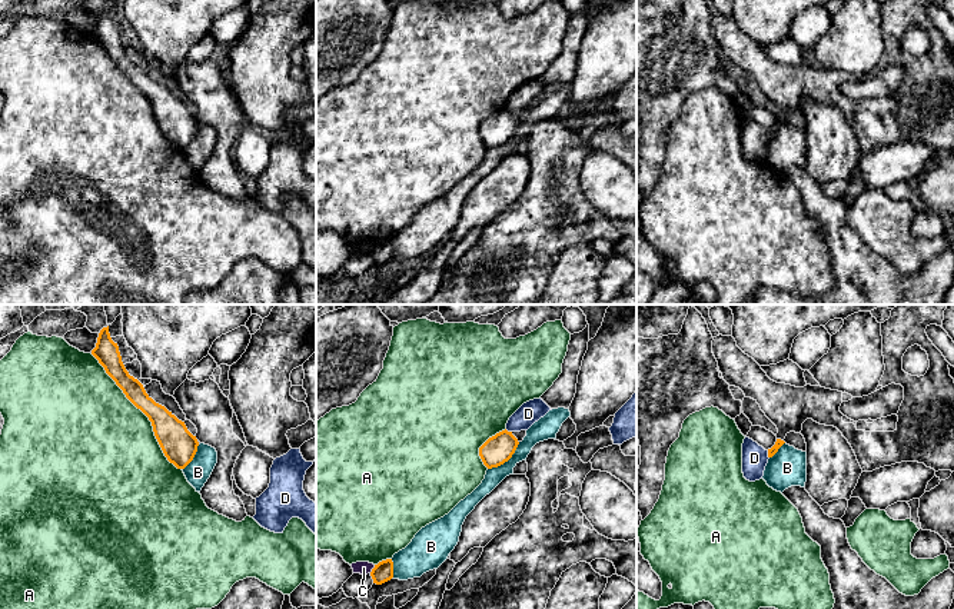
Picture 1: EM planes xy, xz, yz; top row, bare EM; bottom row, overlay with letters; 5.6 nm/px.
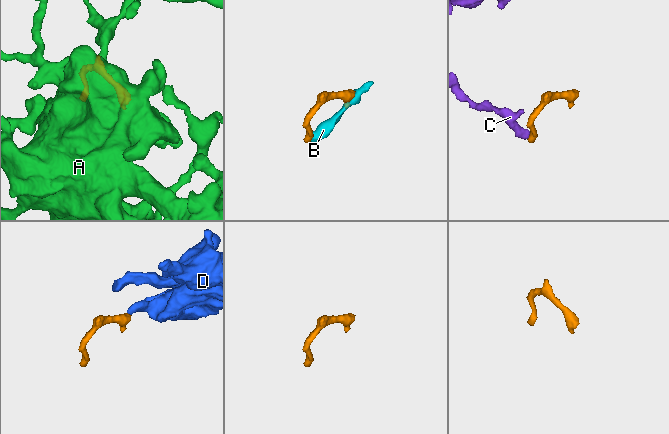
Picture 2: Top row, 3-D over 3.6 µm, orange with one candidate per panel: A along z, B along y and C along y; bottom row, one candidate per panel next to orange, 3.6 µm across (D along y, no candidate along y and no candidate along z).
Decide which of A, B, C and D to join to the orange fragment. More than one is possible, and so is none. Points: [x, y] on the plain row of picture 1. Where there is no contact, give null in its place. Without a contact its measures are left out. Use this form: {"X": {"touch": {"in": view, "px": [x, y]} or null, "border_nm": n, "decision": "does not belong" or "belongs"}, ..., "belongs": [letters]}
{"A": {"touch": {"in": "xy", "px": [143, 92]}, "border_nm": 850, "decision": "does not belong"}, "B": {"touch": {"in": "xz", "px": [507, 140]}, "border_nm": 240, "decision": "does not belong"}, "C": {"touch": {"in": "xz", "px": [372, 249]}, "border_nm": 60, "decision": "does not belong"}, "D": {"touch": {"in": "yz", "px": [768, 135]}, "border_nm": 50, "decision": "belongs"}, "belongs": ["D"]}

